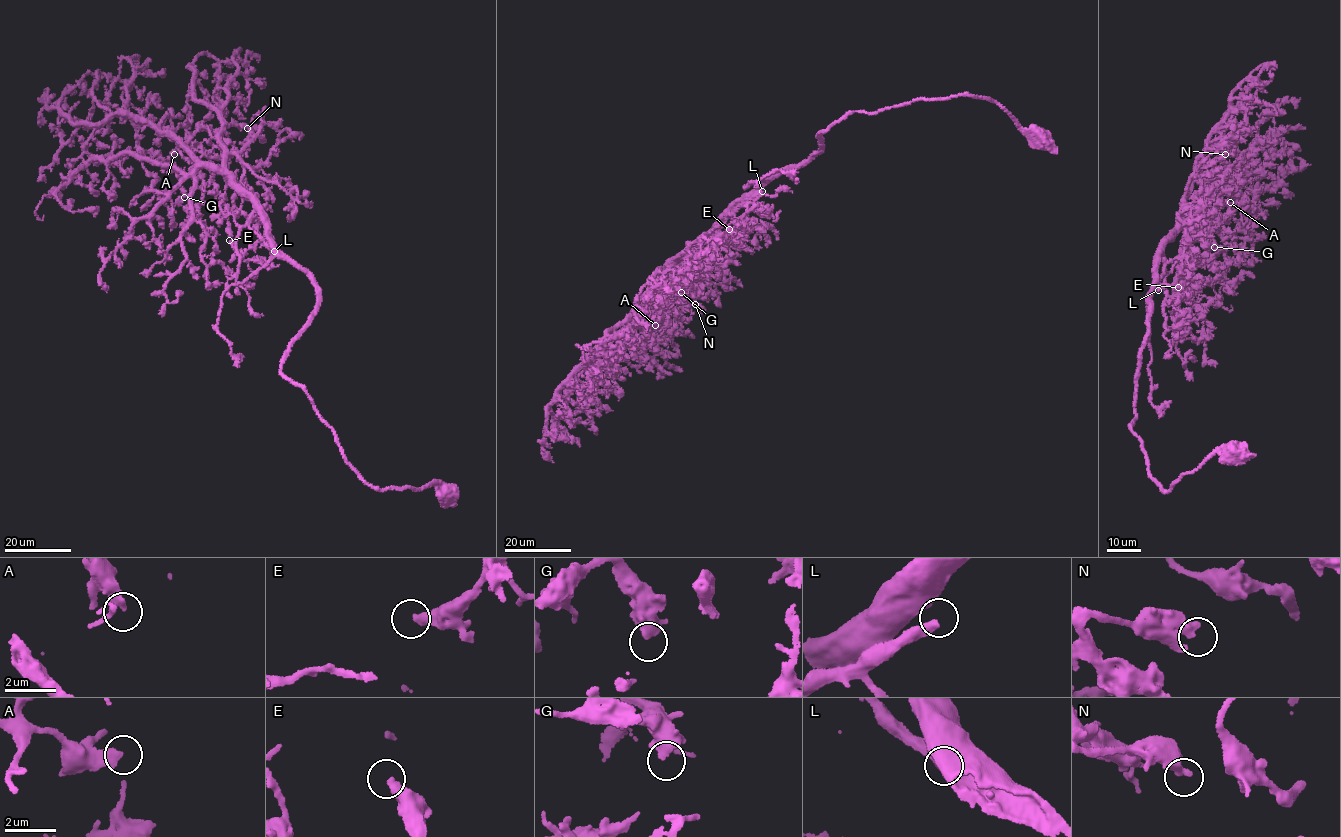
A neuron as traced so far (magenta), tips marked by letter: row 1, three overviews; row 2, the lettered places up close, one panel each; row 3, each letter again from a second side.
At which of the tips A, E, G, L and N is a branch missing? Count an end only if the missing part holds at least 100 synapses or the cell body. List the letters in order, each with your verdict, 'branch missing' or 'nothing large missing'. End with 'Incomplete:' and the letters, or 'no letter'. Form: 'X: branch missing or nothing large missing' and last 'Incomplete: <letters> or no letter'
A: nothing large missing
E: nothing large missing
G: nothing large missing
L: branch missing
N: nothing large missing
Incomplete: L

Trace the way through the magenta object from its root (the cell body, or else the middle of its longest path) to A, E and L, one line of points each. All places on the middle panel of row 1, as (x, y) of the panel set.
A: (1039, 138), (962, 94), (848, 113), (817, 134), (818, 152), (668, 269), (646, 302), (655, 325)
E: (1039, 138), (996, 103), (962, 94), (851, 112), (817, 134), (818, 152), (729, 211), (738, 221), (729, 229)
L: (1039, 138), (1032, 140), (996, 103), (962, 94), (851, 112), (817, 134), (818, 152), (762, 191)

